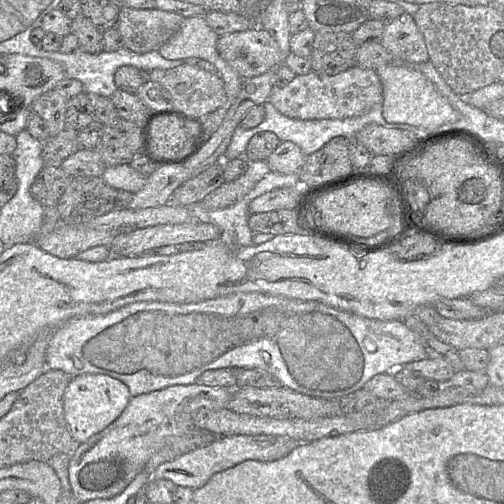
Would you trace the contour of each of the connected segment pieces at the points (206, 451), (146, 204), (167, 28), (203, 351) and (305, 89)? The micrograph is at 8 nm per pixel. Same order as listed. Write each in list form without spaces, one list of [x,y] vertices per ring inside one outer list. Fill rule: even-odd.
[[[227,435],[216,437],[210,443],[159,465],[150,480],[168,479],[178,487],[198,489],[216,473],[225,471],[246,460],[271,462],[283,458],[300,445],[297,440],[280,435]]]
[[[184,164],[156,167],[147,177],[145,186],[133,194],[128,209],[141,210],[166,205],[173,192],[192,177],[191,170]]]
[[[120,6],[117,30],[120,33],[124,47],[138,54],[159,51],[181,27],[184,17],[180,14],[152,9],[134,9]]]
[[[234,293],[196,303],[178,304],[160,301],[135,302],[113,310],[107,314],[78,316],[67,320],[54,331],[46,351],[47,369],[60,370],[71,377],[82,374],[103,374],[123,382],[131,397],[158,391],[174,385],[198,383],[200,375],[208,370],[220,368],[258,368],[274,375],[281,386],[317,398],[340,398],[349,395],[363,386],[375,375],[391,373],[407,363],[427,358],[425,348],[403,320],[381,321],[358,316],[339,310],[318,301],[303,301],[263,293]]]
[[[359,65],[336,75],[309,72],[296,75],[286,86],[274,87],[268,101],[283,115],[301,120],[343,119],[367,113],[383,102],[383,85],[376,69]]]

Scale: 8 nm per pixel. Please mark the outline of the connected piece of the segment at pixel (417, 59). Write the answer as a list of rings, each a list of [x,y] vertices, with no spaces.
[[[406,12],[386,23],[381,43],[393,56],[388,64],[408,66],[429,60],[424,37],[413,15]]]

